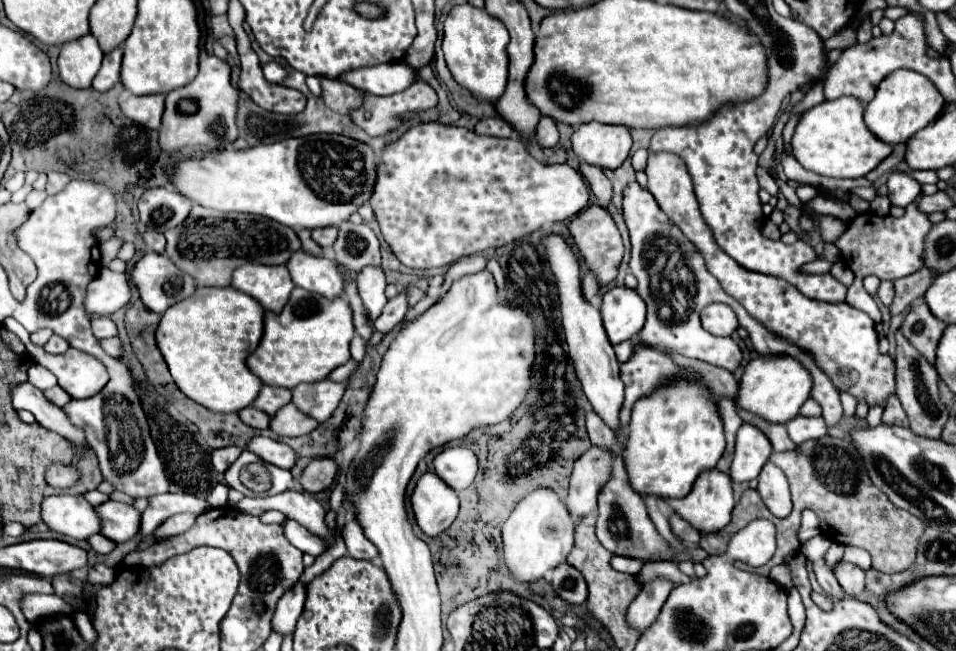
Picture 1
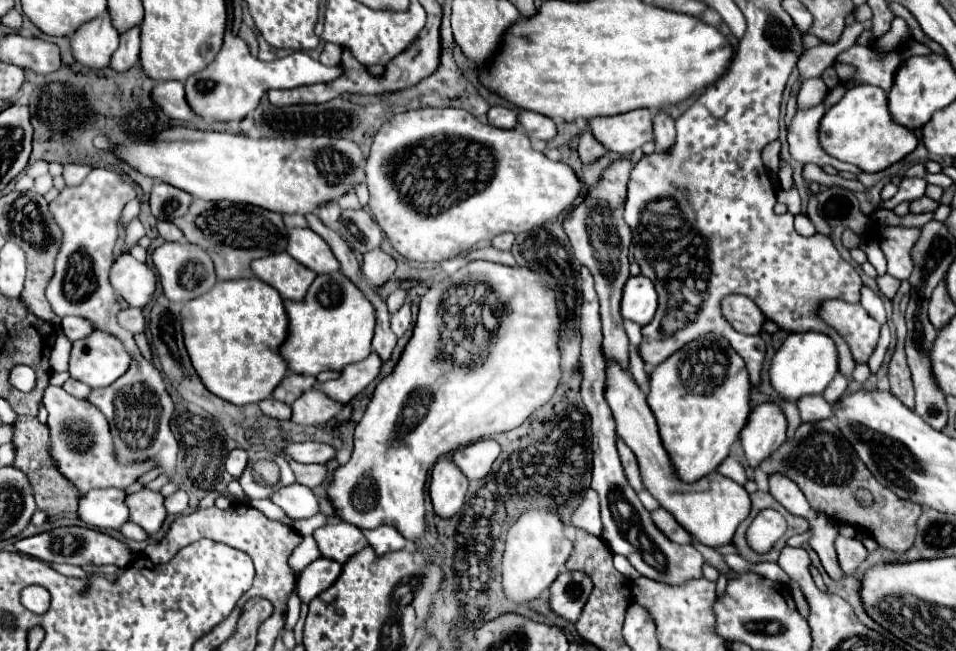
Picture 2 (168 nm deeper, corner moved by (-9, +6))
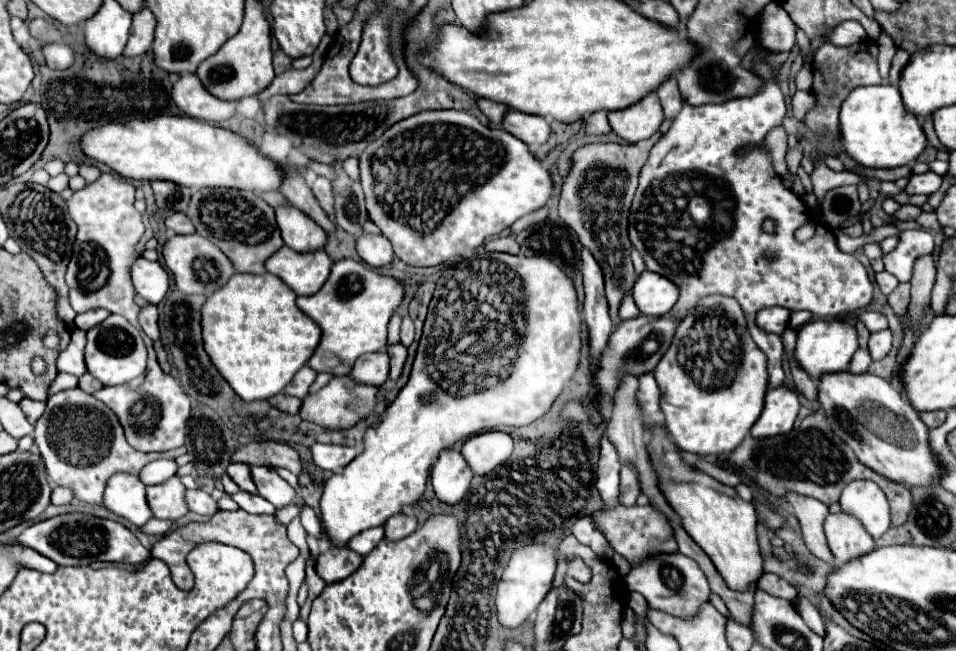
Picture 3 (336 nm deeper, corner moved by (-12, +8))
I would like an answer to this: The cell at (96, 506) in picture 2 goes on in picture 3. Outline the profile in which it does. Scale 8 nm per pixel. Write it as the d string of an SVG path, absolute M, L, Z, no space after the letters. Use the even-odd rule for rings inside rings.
M116 473L106 483L102 505L110 513L120 515L136 527L140 527L152 517L152 513L148 511L144 489L144 483L136 475Z

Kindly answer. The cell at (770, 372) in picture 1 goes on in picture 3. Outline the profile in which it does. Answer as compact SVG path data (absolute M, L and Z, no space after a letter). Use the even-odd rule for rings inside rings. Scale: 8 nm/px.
M814 319L800 327L798 341L794 349L794 359L798 361L800 369L814 381L822 379L826 373L840 373L846 371L854 351L858 349L858 335L854 327L848 327L848 323L836 323L836 319Z

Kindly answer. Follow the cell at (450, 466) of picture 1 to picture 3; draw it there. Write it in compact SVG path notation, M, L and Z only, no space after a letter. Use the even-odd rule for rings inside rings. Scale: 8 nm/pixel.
M502 431L474 435L462 445L462 455L476 475L486 475L502 465L512 453L512 437Z

